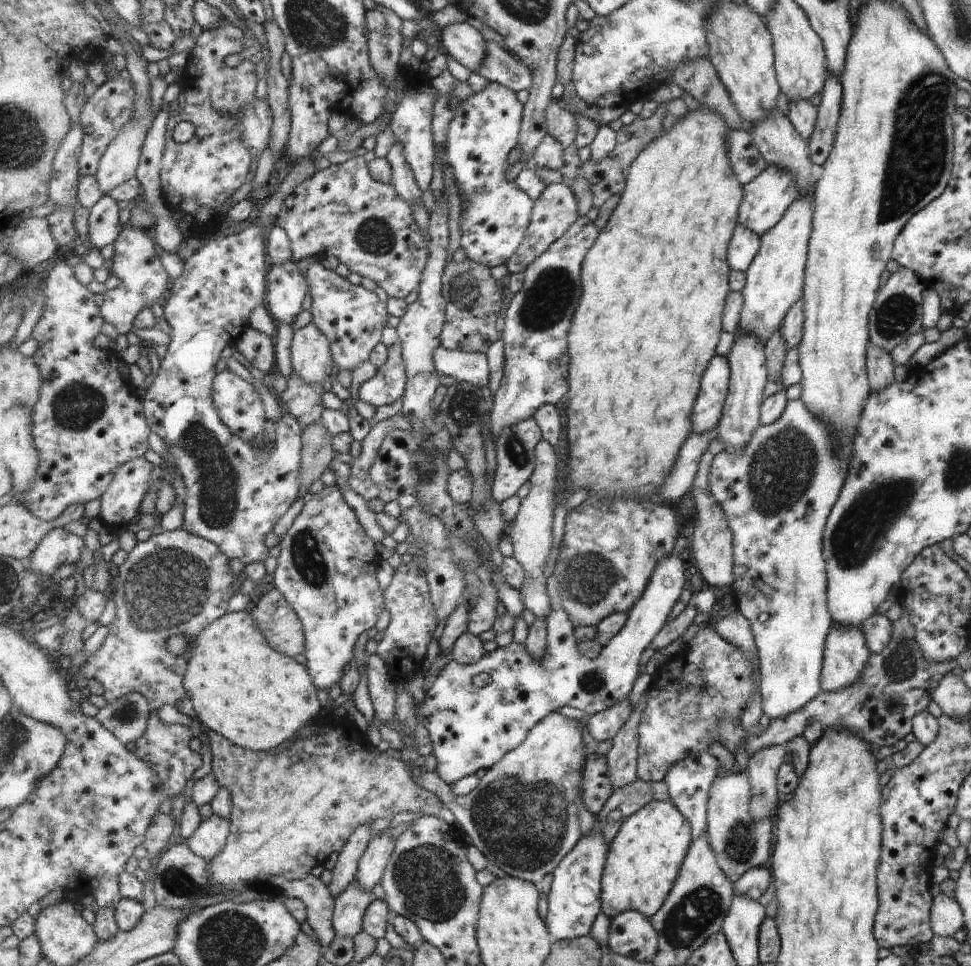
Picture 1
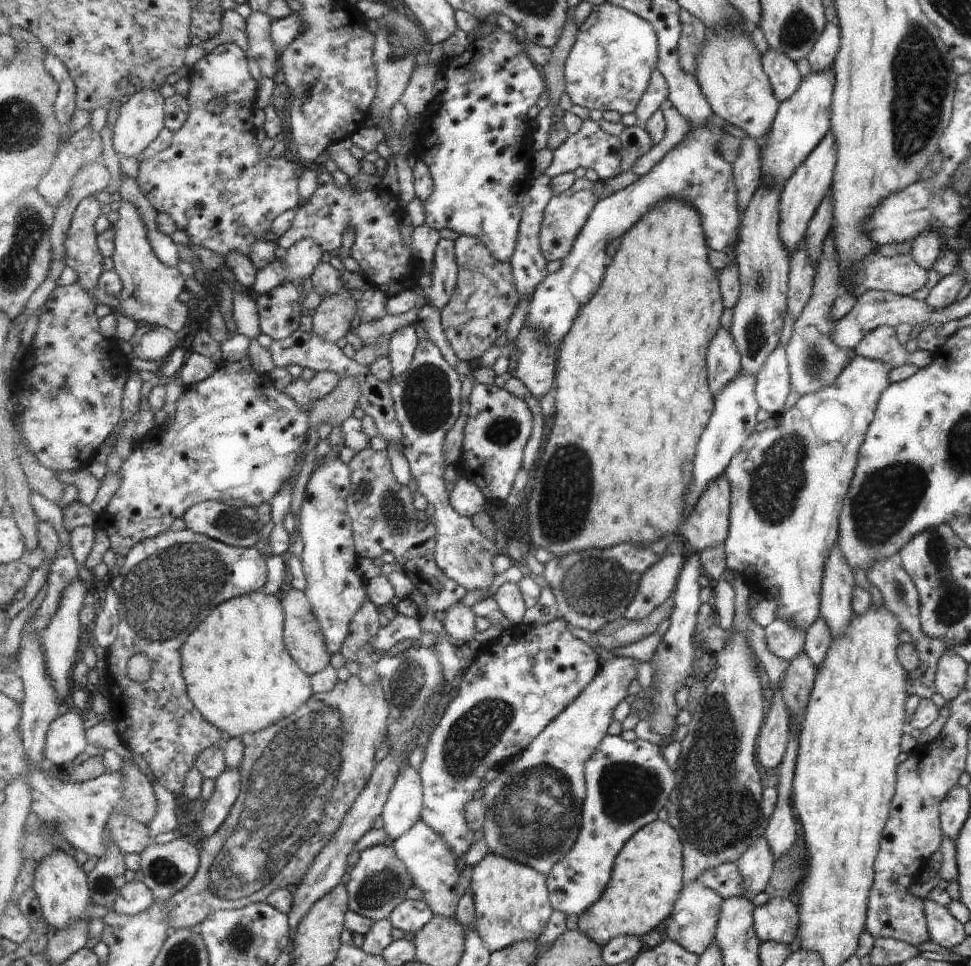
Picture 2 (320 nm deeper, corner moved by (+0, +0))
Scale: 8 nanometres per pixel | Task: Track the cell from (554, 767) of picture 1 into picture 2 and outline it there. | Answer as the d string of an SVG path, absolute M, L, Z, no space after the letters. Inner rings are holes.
M613 656L600 665L600 672L564 713L561 713L517 761L510 763L502 772L485 785L483 790L487 803L487 818L483 828L488 852L505 855L525 863L548 875L549 871L567 854L582 829L584 800L587 792L585 764L595 754L595 749L608 735L615 708L627 698L629 684L637 680L637 662L633 657Z

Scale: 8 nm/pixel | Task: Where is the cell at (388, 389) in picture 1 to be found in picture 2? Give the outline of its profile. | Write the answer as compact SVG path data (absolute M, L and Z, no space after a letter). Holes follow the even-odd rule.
M413 324L402 326L391 336L389 358L392 360L395 377L409 370L419 345L420 340L417 338L417 330Z

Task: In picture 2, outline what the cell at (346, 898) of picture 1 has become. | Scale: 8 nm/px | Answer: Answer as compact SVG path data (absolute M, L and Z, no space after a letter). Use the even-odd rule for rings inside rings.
M387 839L389 843L381 843L359 852L360 858L356 865L349 868L345 880L350 896L350 910L374 921L389 919L393 910L409 898L407 890L414 887L414 878L397 854L394 840Z

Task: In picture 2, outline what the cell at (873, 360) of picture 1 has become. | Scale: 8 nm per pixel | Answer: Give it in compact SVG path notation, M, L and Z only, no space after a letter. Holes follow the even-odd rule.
M881 325L867 331L855 346L854 354L884 362L891 368L902 364L914 364L919 369L933 362L933 353L919 351L907 353L902 345L897 343L893 327Z

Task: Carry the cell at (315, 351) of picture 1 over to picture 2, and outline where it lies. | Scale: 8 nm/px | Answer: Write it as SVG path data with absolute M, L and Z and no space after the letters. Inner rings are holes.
M343 285L336 293L323 298L315 308L311 331L329 342L339 342L343 336L349 334L355 323L353 318L358 310L358 302L353 298L352 290Z

